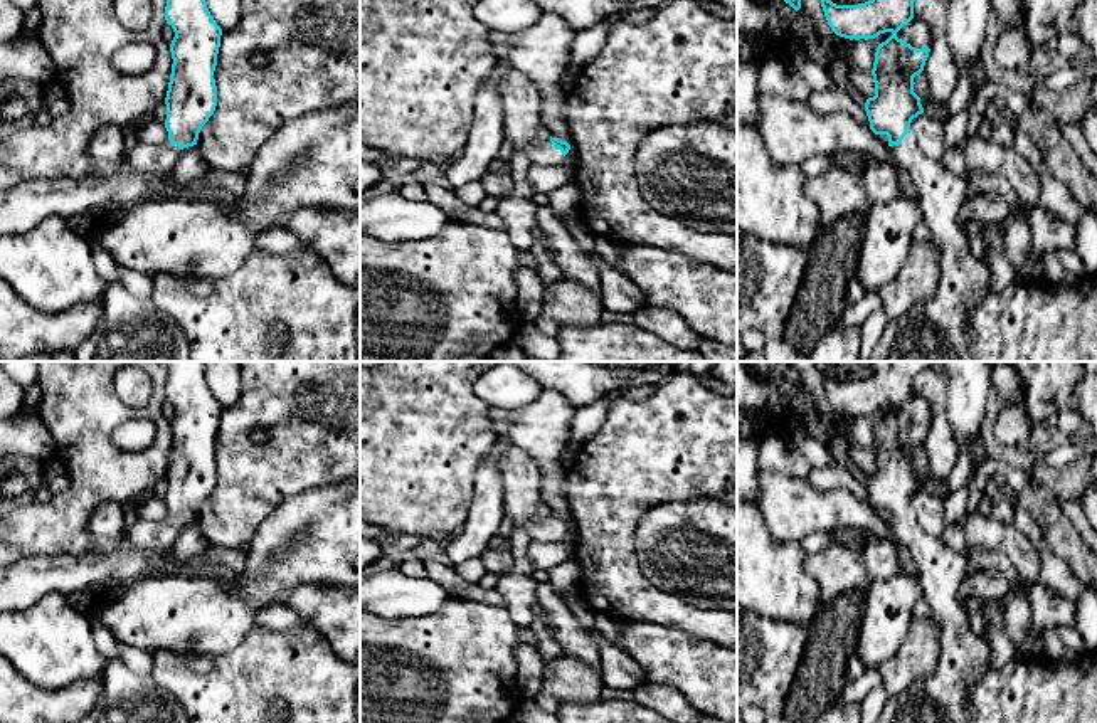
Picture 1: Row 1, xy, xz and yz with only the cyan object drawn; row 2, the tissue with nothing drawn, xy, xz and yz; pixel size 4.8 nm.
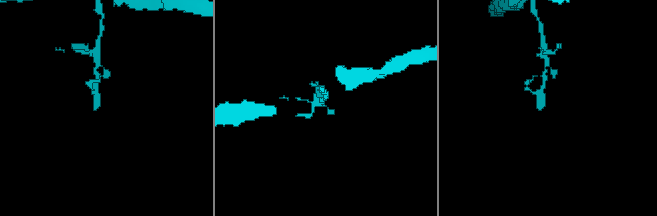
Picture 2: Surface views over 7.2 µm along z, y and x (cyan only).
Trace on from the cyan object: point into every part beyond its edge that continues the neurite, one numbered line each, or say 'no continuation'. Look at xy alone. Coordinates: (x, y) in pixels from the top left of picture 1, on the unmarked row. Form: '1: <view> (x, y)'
1: xy (157, 535)

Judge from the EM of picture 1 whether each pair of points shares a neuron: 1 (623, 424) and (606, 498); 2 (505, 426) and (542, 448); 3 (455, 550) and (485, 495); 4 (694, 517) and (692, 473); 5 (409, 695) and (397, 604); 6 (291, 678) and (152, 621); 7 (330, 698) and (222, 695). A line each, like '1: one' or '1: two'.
1: one
2: one
3: one
4: two
5: two
6: two
7: one

